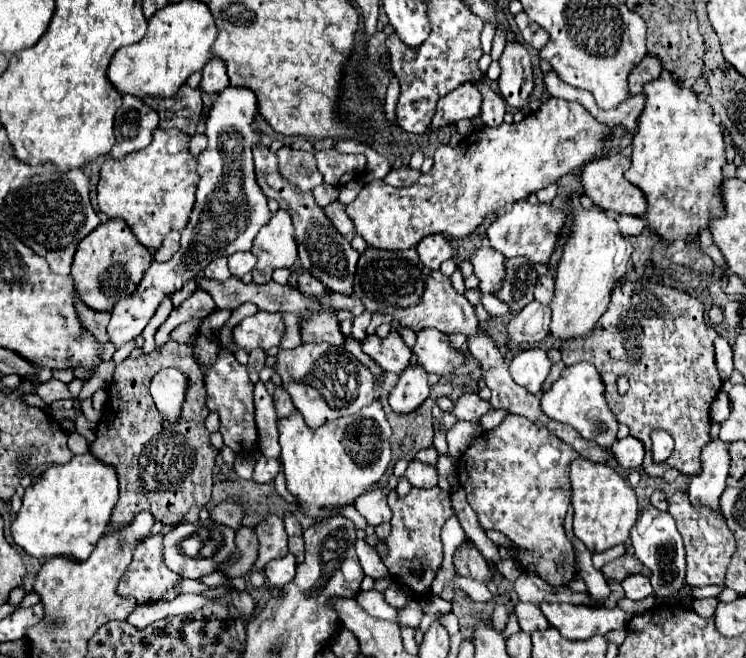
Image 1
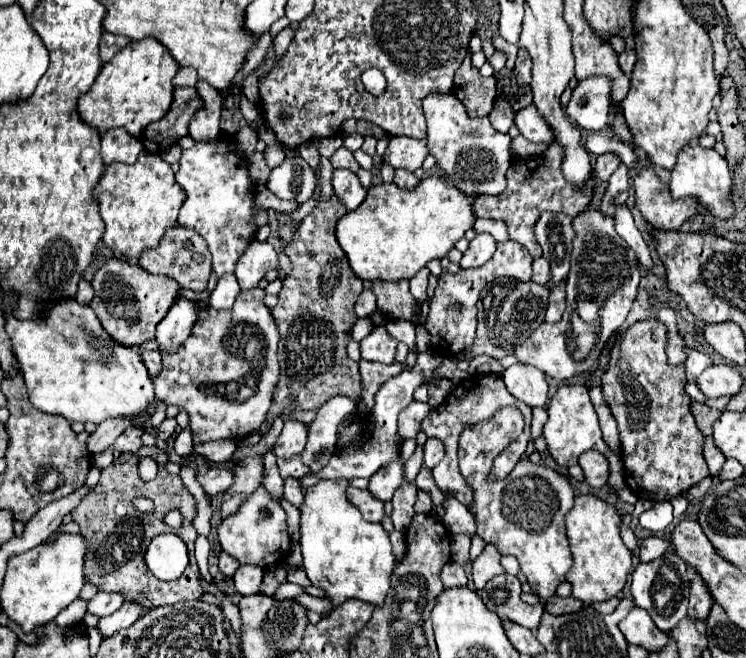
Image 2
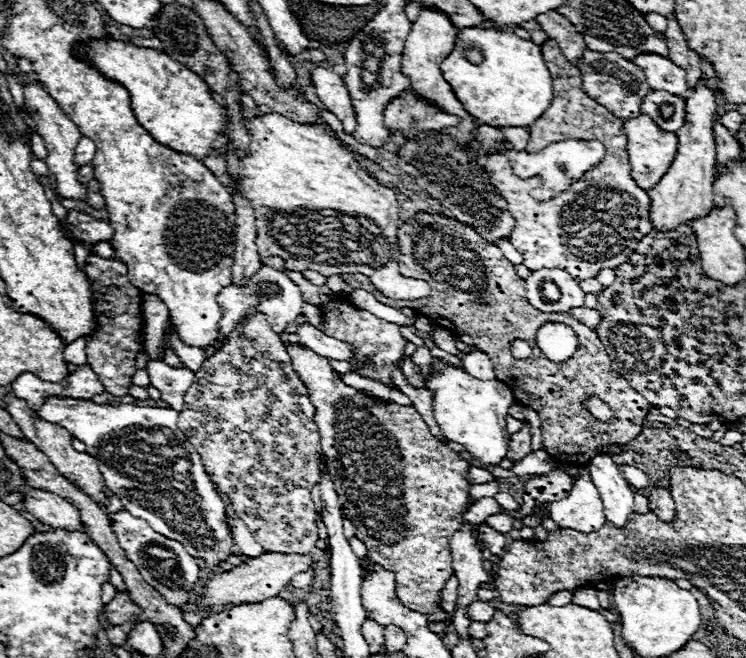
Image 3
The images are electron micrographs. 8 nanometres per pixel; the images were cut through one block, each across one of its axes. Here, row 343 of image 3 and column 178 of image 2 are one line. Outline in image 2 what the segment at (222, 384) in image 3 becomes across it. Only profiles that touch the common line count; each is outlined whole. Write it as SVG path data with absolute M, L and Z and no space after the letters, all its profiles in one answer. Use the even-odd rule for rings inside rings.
M180 226L168 228L168 232L160 240L160 246L144 252L140 256L138 264L152 274L166 274L166 276L174 278L182 288L190 288L194 292L206 290L206 282L208 282L208 276L212 272L212 266L208 260L208 248L206 248L204 240L200 236L196 236L192 230L186 230ZM192 248L194 248L194 258L192 258Z

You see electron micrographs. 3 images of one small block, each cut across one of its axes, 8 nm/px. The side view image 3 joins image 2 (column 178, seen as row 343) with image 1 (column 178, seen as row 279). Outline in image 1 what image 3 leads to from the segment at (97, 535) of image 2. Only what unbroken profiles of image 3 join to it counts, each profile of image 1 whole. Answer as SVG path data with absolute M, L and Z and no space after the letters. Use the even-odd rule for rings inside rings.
M168 340L162 348L154 348L150 354L146 352L134 352L128 358L124 358L116 370L114 376L106 388L108 392L108 402L102 410L102 418L96 428L96 440L92 442L92 454L98 456L104 462L112 462L118 472L118 482L120 482L120 500L112 510L112 526L124 526L132 516L140 510L148 510L154 514L156 520L164 524L178 524L182 516L192 508L192 506L206 506L210 502L210 492L212 492L212 470L214 470L214 458L218 450L210 444L210 434L204 428L204 418L210 414L206 408L206 392L202 384L202 370L198 362L194 360L192 346L190 344L180 344L174 340ZM174 366L190 378L190 388L186 392L186 400L182 404L180 420L178 422L168 422L156 408L148 384L152 376L162 370Z

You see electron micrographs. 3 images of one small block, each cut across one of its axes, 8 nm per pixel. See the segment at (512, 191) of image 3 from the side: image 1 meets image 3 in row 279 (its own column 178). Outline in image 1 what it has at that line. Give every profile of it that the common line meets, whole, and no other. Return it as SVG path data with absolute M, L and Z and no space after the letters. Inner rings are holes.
M150 536L136 552L128 570L122 574L116 592L120 596L136 598L136 604L158 602L168 590L174 590L184 580L172 572L164 562L164 536Z

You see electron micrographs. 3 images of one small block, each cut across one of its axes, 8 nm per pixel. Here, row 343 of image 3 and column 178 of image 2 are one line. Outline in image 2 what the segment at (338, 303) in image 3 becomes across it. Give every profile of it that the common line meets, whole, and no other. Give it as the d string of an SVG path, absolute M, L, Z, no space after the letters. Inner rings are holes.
M250 288L242 290L230 310L218 312L214 308L208 308L202 320L196 322L192 328L192 334L184 344L178 346L172 354L162 354L162 370L158 376L152 376L154 382L154 402L148 406L148 412L152 414L160 402L164 404L176 404L184 408L190 416L190 427L194 442L210 442L210 440L222 440L232 438L240 440L260 428L264 422L272 396L278 384L280 368L278 368L278 332L276 324L272 320L272 314L268 306L264 304L266 292L262 288Z

